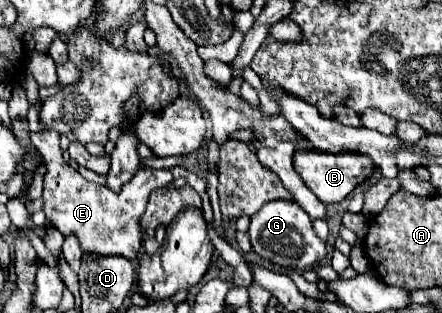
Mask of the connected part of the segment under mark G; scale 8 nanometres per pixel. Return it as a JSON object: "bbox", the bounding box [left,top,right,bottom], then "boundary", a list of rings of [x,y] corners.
{"bbox":[250,200,326,270],"boundary":[[[272,200],[256,212],[256,216],[250,218],[250,242],[252,250],[270,260],[272,264],[278,264],[282,268],[292,268],[292,270],[306,270],[316,264],[320,264],[326,256],[326,244],[320,240],[312,228],[310,216],[296,204],[288,200]]]}

